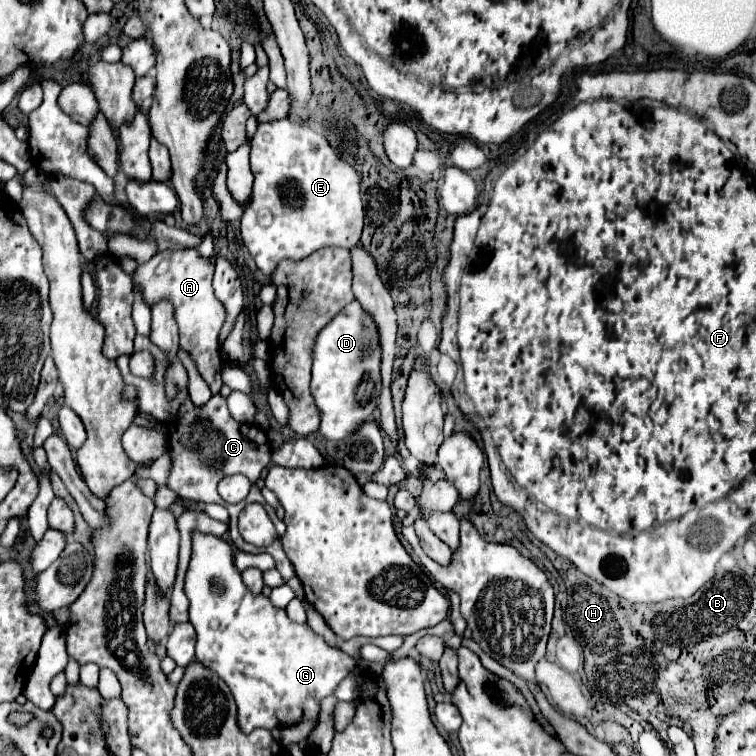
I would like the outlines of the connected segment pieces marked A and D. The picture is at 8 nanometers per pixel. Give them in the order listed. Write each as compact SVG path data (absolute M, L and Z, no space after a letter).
M178 249L178 251L156 253L148 263L138 267L134 281L144 291L144 299L148 301L148 305L156 303L162 297L168 297L174 303L176 321L180 329L180 347L190 351L200 375L210 385L212 393L218 393L222 387L218 333L222 329L226 313L224 313L224 305L216 301L212 289L212 273L214 273L214 265L202 259L196 249Z
M352 301L324 329L320 329L312 347L312 395L320 413L318 435L328 441L340 441L354 433L358 425L368 421L376 409L376 397L358 401L356 395L364 377L378 375L378 365L374 365L380 363L380 359L374 359L380 355L378 329L376 323L364 313L362 305Z

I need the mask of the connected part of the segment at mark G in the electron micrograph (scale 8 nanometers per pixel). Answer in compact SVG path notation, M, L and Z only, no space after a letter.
M194 533L194 539L192 539L192 559L190 559L190 567L186 571L186 577L184 577L184 593L190 601L190 623L194 625L196 629L196 659L200 659L206 667L210 667L212 671L216 671L230 687L234 699L236 699L236 705L238 705L238 725L244 733L250 733L252 729L256 727L266 727L266 729L274 729L274 727L284 727L284 725L296 725L300 721L306 721L306 719L314 719L318 717L320 713L320 701L328 695L334 693L334 689L338 687L338 683L350 675L350 671L354 669L354 659L350 655L346 655L344 651L336 649L336 647L330 647L320 635L316 635L308 625L300 625L300 623L294 623L288 619L286 611L284 609L278 609L270 603L268 597L264 595L254 595L246 589L246 585L242 583L242 577L240 577L240 571L234 567L234 557L232 557L232 547L220 539L220 537L214 537L214 535L204 535L204 533Z

